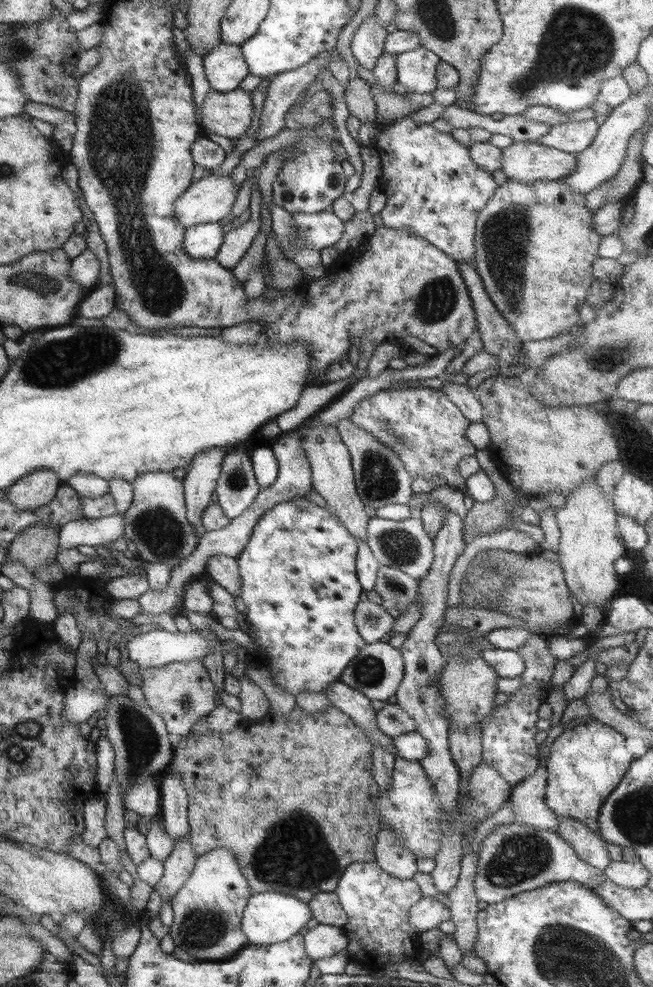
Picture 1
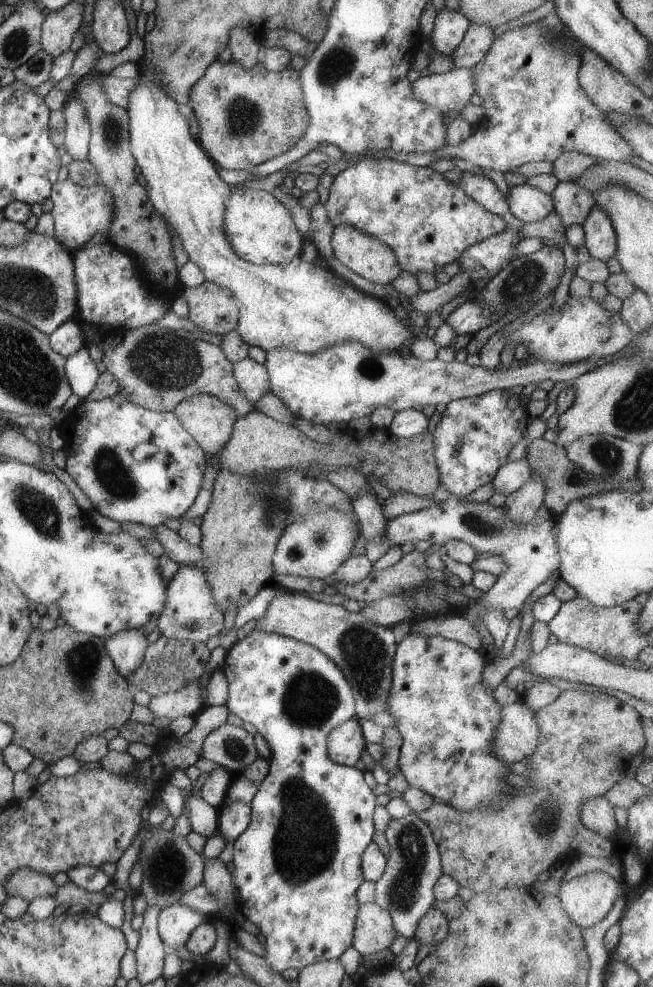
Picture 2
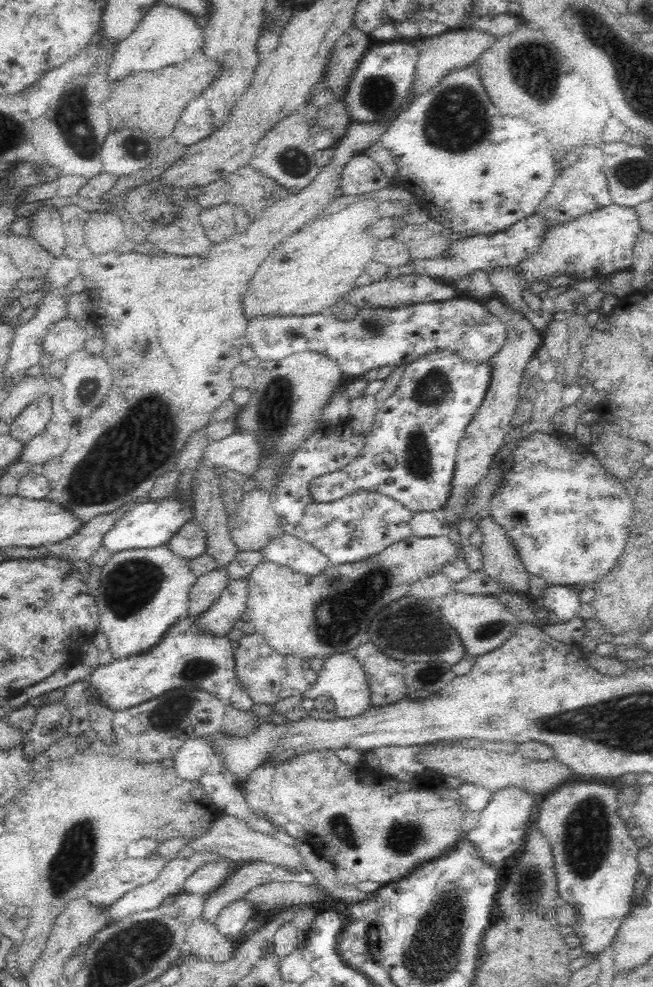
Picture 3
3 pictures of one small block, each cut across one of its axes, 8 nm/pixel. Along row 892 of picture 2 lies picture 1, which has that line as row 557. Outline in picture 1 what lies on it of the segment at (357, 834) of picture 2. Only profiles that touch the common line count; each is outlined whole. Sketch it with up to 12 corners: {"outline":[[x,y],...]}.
{"outline":[[306,496],[237,558],[265,666],[324,692],[366,641],[357,538]]}

